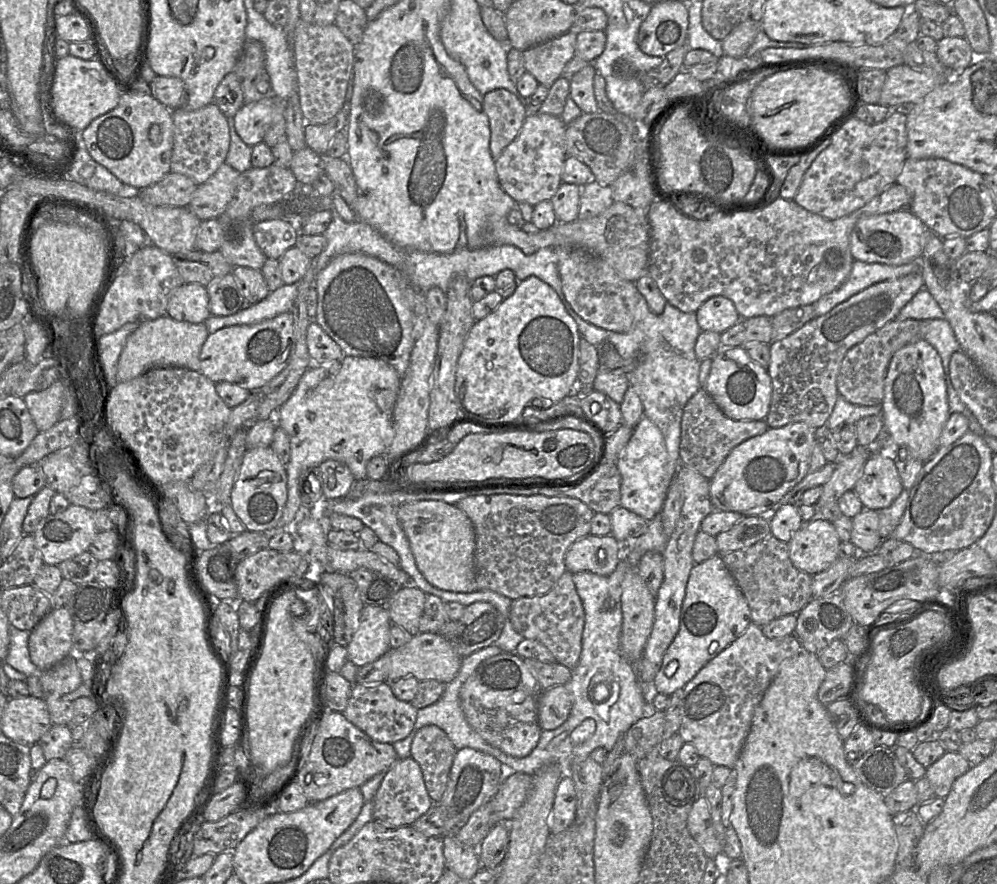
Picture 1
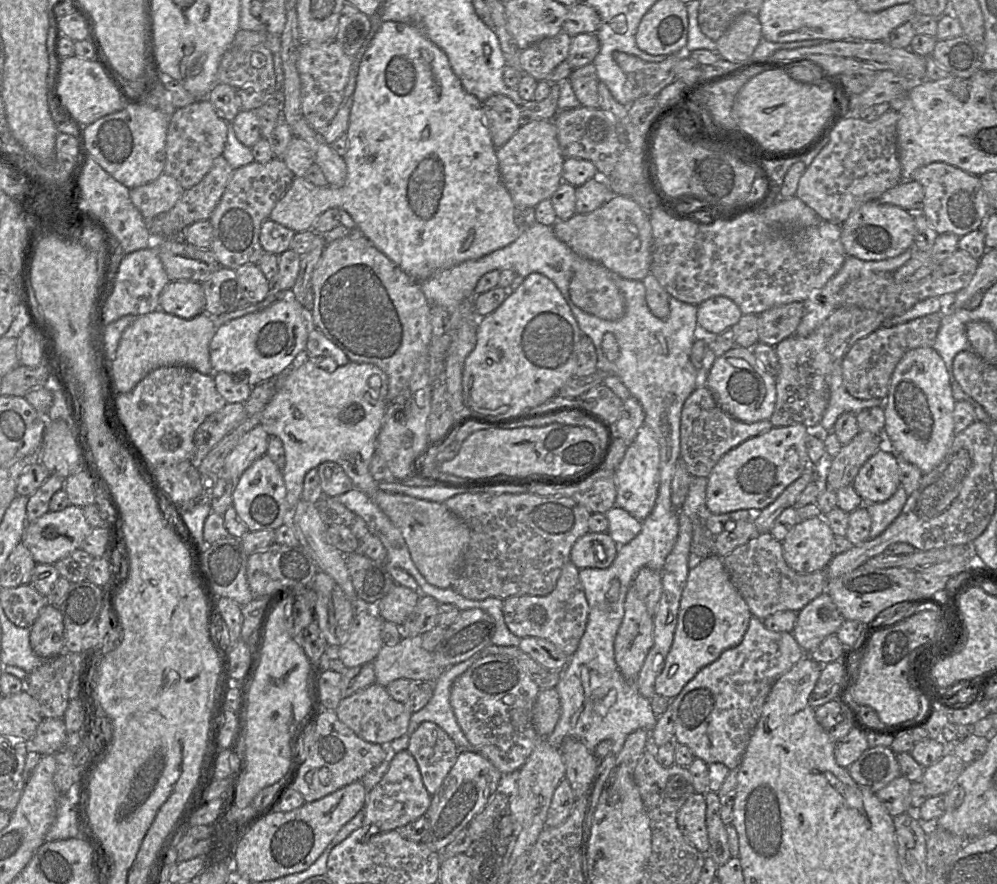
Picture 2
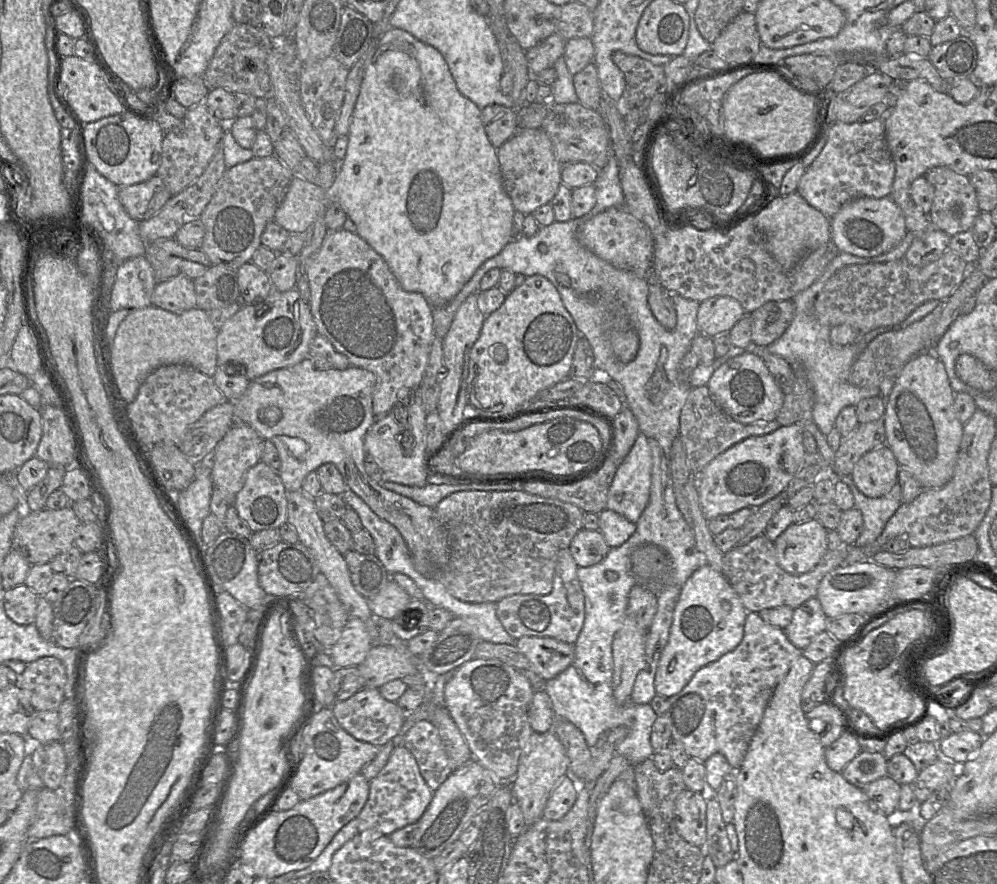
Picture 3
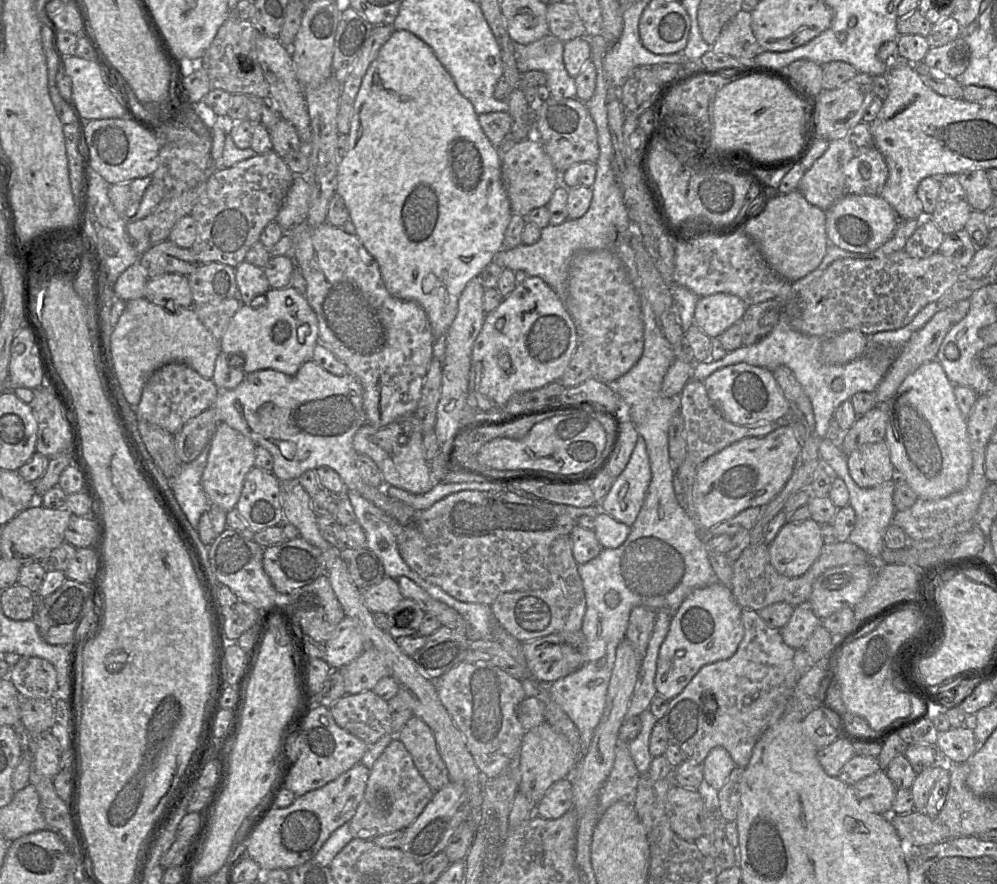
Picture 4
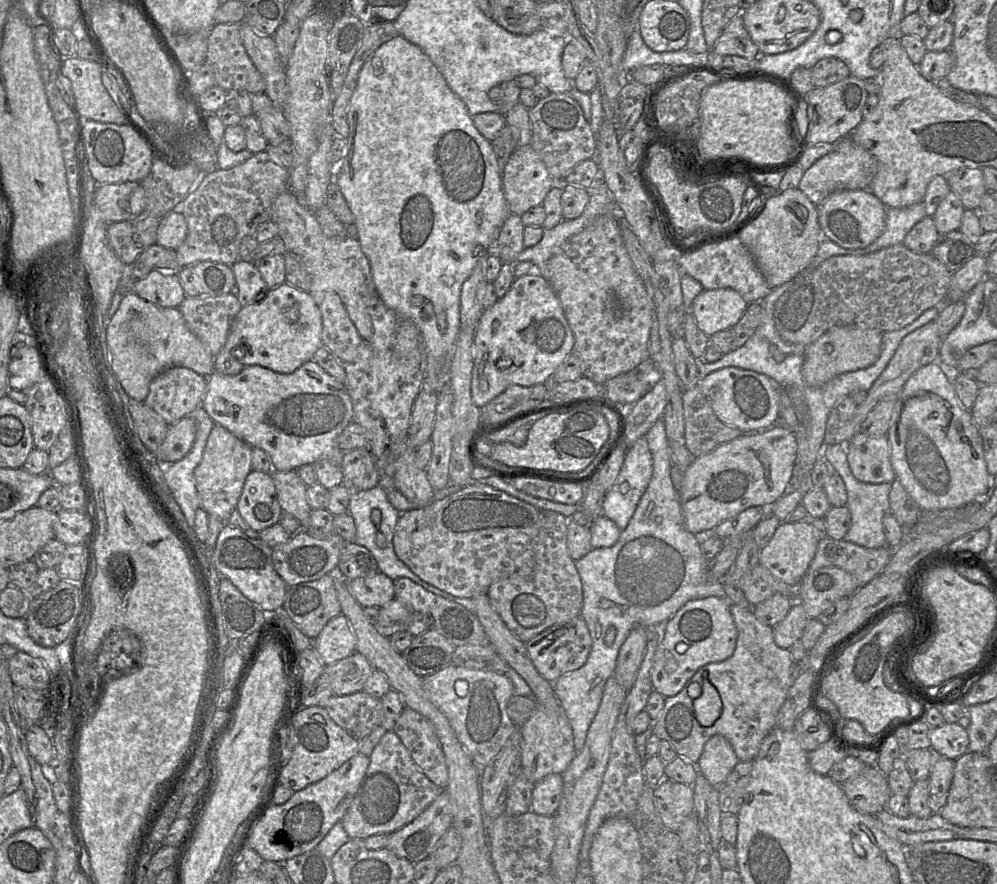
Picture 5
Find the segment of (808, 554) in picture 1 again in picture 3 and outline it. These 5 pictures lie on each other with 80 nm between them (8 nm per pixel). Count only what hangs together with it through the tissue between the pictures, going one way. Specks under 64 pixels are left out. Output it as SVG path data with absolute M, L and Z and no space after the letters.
M817 519L793 523L774 546L779 566L789 574L801 575L813 570L829 550L827 529Z

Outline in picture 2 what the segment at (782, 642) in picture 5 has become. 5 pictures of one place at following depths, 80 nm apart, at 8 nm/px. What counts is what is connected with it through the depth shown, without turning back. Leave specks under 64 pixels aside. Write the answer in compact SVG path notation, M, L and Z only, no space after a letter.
M823 592L797 613L791 633L799 646L809 653L827 636L836 634L844 620L832 598Z

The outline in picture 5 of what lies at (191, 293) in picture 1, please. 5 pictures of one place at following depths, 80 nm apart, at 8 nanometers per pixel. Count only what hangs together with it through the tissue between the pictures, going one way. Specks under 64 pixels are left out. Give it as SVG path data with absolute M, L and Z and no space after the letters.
M152 270L144 279L135 281L133 292L157 306L177 308L186 297L177 272Z

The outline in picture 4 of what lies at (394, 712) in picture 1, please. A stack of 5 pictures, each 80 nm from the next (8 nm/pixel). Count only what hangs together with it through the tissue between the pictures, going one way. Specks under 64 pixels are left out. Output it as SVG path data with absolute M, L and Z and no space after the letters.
M372 690L345 695L332 704L329 709L338 726L368 745L376 743L386 734L392 734L393 725L388 702Z

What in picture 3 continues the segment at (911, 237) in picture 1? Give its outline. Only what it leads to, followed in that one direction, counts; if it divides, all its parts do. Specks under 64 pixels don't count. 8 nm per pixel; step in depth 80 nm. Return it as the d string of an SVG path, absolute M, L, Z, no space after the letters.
M860 197L844 204L830 219L831 241L839 252L858 257L874 257L896 247L905 237L905 217L890 198Z

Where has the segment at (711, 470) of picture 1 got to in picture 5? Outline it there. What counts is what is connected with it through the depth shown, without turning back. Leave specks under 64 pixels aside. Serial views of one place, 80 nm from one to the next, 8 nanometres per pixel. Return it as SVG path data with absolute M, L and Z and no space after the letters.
M698 384L683 392L682 403L684 444L695 458L743 434L718 419Z

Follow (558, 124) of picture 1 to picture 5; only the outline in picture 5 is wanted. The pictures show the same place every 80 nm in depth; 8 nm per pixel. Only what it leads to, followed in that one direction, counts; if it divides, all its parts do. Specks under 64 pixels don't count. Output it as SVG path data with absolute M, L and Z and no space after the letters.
M530 145L517 147L509 157L502 174L502 188L510 213L521 216L529 209L542 205L553 187L553 178Z

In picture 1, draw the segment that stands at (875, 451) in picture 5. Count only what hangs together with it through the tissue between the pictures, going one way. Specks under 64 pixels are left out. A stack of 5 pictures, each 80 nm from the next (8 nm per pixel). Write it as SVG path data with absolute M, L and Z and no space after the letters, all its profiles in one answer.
M884 453L871 454L853 489L863 507L871 510L889 507L904 489L894 460Z

